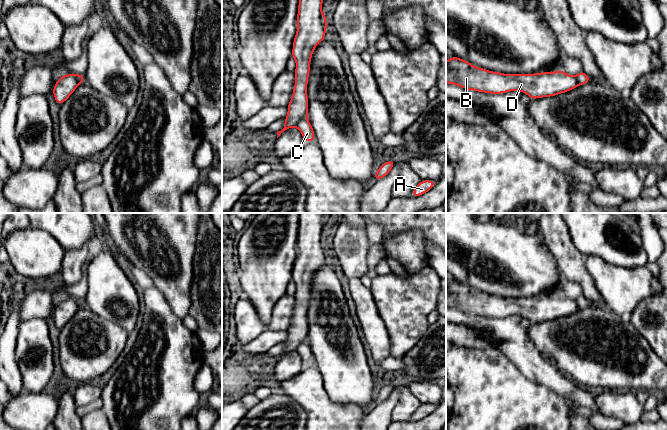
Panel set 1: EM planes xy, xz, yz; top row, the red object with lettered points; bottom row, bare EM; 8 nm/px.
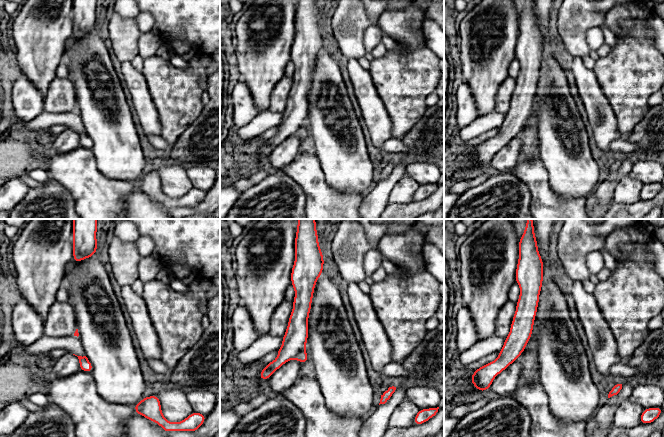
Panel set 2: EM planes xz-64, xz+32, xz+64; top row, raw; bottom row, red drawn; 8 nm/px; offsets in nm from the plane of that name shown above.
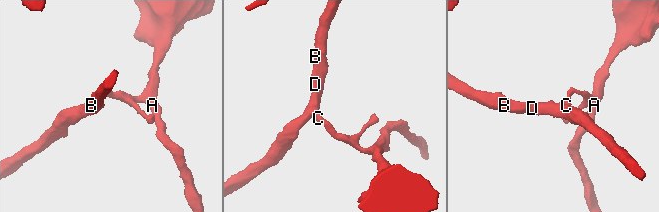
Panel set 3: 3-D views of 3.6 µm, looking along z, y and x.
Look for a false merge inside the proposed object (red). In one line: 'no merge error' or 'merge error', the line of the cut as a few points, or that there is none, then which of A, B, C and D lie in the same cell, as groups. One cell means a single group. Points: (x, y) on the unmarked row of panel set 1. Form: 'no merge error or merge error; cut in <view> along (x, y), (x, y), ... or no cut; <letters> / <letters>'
merge error; cut in xz along (306, 341), (301, 343), (295, 350); A C / B D

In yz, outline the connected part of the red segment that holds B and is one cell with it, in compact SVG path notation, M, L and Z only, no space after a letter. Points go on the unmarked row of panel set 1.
M453 280L446 285L446 307L489 318L520 315L533 323L552 321L576 313L576 300L563 294L532 298L504 298L472 289Z

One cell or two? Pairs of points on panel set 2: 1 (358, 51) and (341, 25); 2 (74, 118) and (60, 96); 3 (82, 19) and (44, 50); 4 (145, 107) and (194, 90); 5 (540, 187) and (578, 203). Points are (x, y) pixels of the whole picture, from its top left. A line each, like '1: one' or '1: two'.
1: one
2: two
3: one
4: two
5: one

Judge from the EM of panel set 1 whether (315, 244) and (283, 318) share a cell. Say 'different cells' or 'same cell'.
different cells

